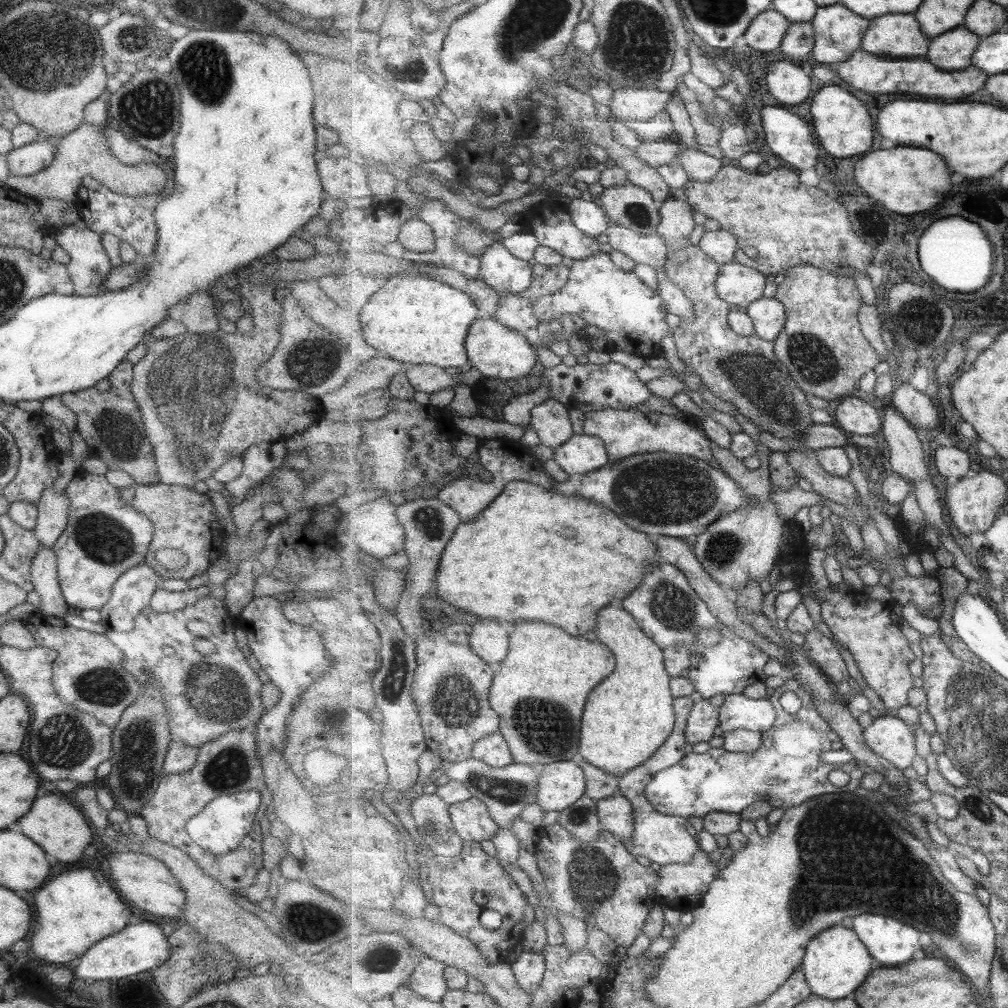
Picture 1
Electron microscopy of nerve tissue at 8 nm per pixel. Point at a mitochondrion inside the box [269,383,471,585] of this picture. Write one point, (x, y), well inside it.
(432, 524)

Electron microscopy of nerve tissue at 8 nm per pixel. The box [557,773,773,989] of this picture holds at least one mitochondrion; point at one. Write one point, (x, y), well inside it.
(598, 882)

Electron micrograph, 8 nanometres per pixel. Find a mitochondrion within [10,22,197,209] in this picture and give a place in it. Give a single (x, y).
(47, 63)

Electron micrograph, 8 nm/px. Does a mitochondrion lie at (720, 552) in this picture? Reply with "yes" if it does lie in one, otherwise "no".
yes

